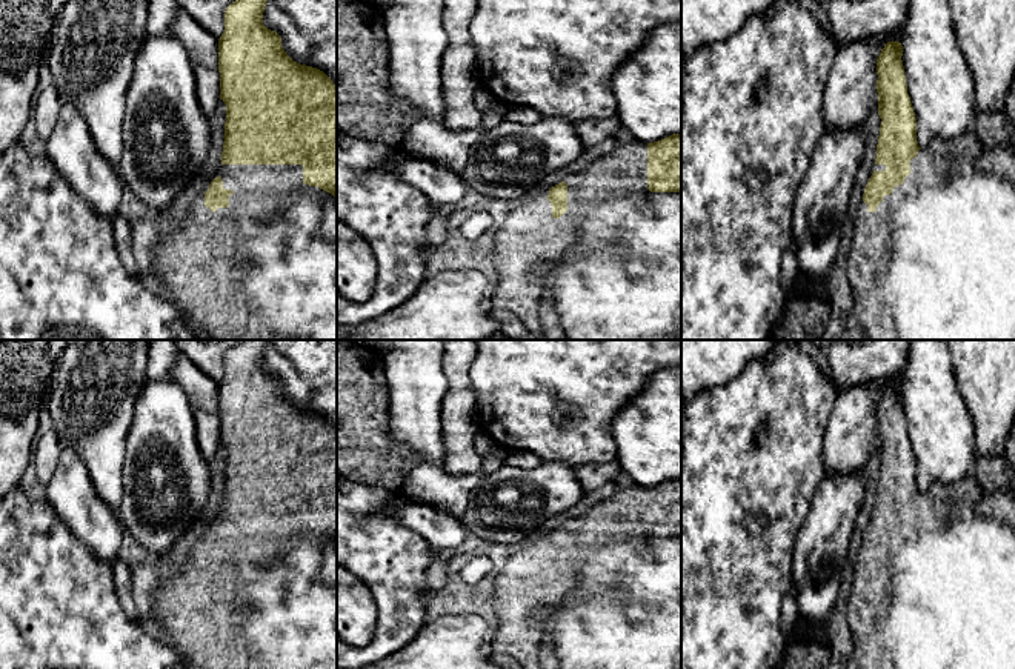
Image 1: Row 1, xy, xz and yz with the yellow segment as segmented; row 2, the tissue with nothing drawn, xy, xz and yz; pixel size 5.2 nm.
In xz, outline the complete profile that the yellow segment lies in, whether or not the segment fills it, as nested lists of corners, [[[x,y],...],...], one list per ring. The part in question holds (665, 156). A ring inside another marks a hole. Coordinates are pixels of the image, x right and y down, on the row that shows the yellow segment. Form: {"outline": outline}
{"outline": [[[672,134],[654,143],[634,140],[618,145],[583,171],[567,175],[551,189],[535,191],[526,201],[514,208],[492,235],[495,280],[489,295],[492,308],[512,311],[534,335],[541,335],[540,309],[551,295],[561,329],[567,340],[681,340],[681,134]]]}

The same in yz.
{"outline": [[[887,42],[877,58],[878,115],[881,118],[875,165],[864,188],[852,232],[847,278],[852,288],[855,314],[867,340],[1015,340],[1015,185],[998,175],[983,174],[975,168],[984,145],[972,128],[957,138],[933,140],[929,148],[917,141],[917,118],[907,94],[903,46]]]}

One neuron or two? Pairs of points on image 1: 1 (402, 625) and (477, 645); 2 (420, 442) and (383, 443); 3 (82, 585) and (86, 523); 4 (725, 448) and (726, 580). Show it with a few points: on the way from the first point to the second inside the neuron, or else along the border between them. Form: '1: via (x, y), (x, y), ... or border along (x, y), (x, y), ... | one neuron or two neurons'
1: border along (425, 622), (422, 629), (394, 652) | two neurons
2: border along (389, 408), (389, 434), (414, 454), (406, 477) | two neurons
3: border along (60, 520), (99, 559), (111, 566) | two neurons
4: via (725, 480), (725, 548) | one neuron

